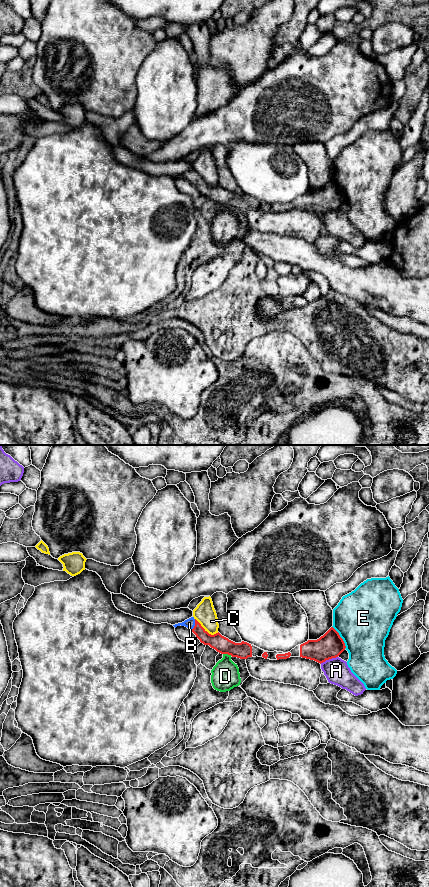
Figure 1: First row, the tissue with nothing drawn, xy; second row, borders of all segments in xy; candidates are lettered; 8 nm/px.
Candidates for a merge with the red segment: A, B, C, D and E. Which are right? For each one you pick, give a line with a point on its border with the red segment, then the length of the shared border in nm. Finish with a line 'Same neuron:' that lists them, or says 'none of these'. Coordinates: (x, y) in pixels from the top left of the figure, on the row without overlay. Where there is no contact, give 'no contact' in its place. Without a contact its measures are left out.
B: contact xy (195, 177); length 100 nm
Same neuron: B

